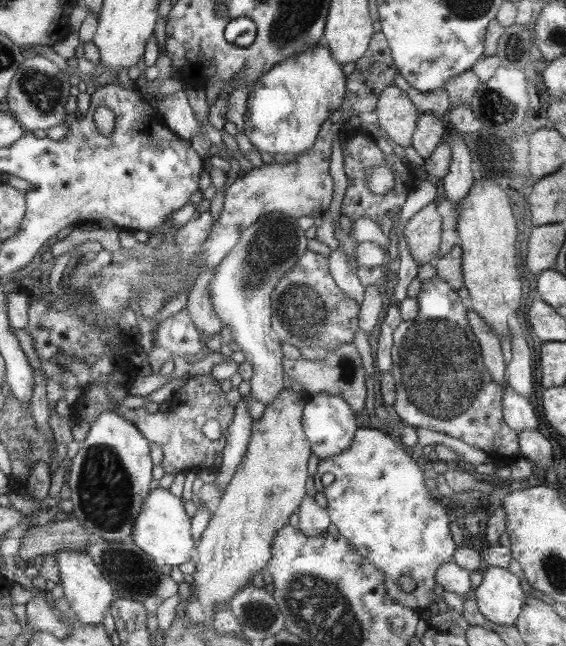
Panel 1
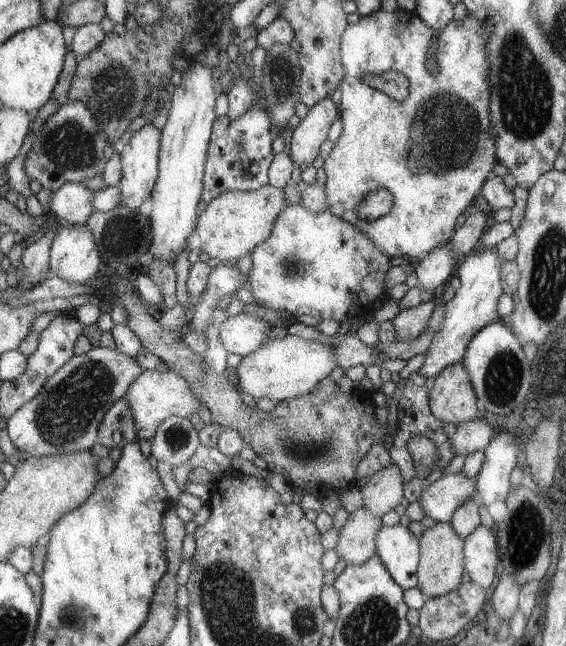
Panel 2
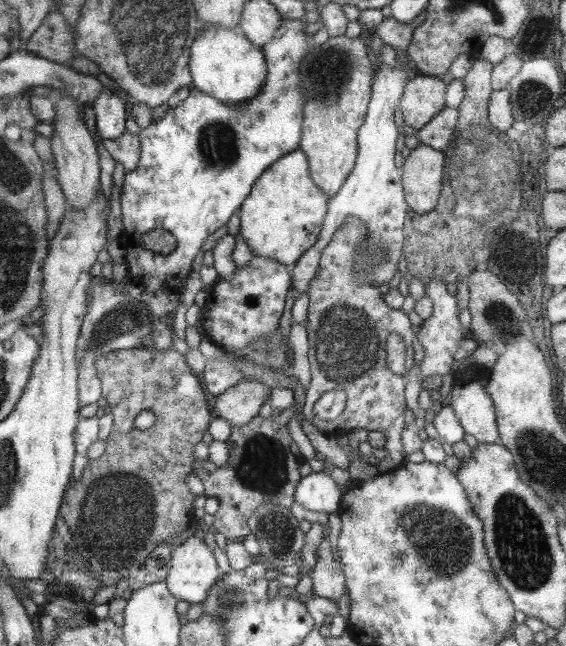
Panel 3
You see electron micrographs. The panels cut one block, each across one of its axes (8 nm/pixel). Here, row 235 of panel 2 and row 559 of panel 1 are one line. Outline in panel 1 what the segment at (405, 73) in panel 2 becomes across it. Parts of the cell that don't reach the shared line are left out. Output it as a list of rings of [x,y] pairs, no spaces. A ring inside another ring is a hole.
[[[371,426],[358,428],[352,445],[345,452],[320,460],[314,484],[317,492],[322,492],[328,500],[325,510],[331,525],[340,530],[340,534],[349,540],[354,550],[358,550],[358,554],[370,560],[384,574],[386,590],[393,600],[412,610],[435,609],[437,598],[434,593],[434,574],[442,564],[453,561],[456,544],[450,534],[450,520],[446,508],[432,500],[424,484],[424,471],[402,450],[402,446],[384,432],[380,432],[380,429],[373,429]],[[402,576],[410,576],[416,581],[414,592],[402,592],[402,588],[398,586],[398,578]]]

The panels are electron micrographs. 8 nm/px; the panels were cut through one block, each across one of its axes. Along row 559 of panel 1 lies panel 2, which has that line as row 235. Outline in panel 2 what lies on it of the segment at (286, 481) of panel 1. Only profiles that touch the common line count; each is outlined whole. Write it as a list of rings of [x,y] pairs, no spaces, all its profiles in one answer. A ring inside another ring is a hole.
[[[270,184],[256,190],[226,190],[208,202],[206,210],[198,216],[196,242],[211,257],[235,263],[258,244],[266,242],[282,208],[287,206],[286,199],[284,189],[276,190]]]

